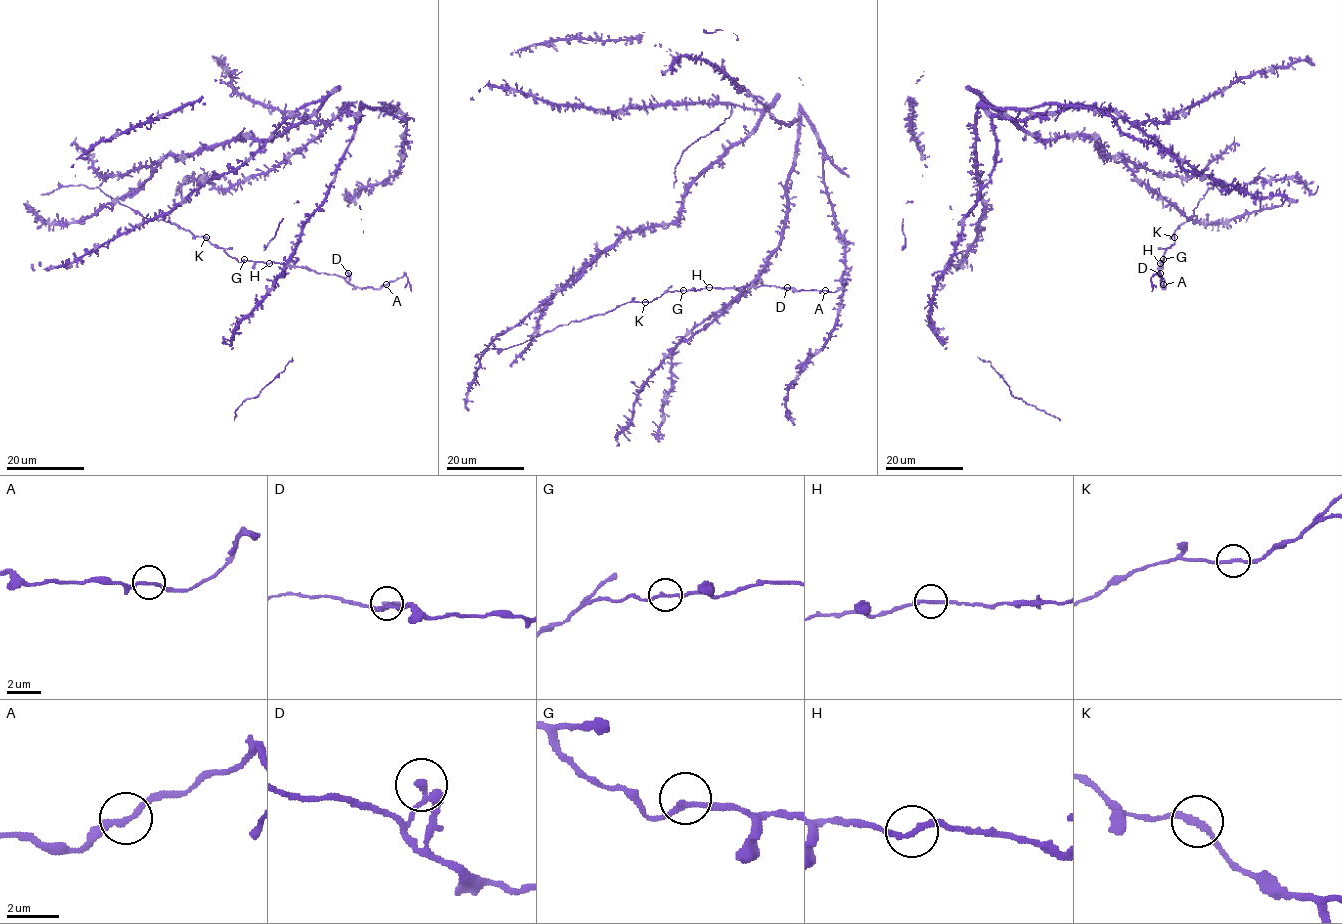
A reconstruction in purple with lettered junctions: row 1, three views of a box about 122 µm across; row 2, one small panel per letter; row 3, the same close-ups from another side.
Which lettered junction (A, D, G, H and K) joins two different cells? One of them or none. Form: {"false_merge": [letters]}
{"false_merge": []}

